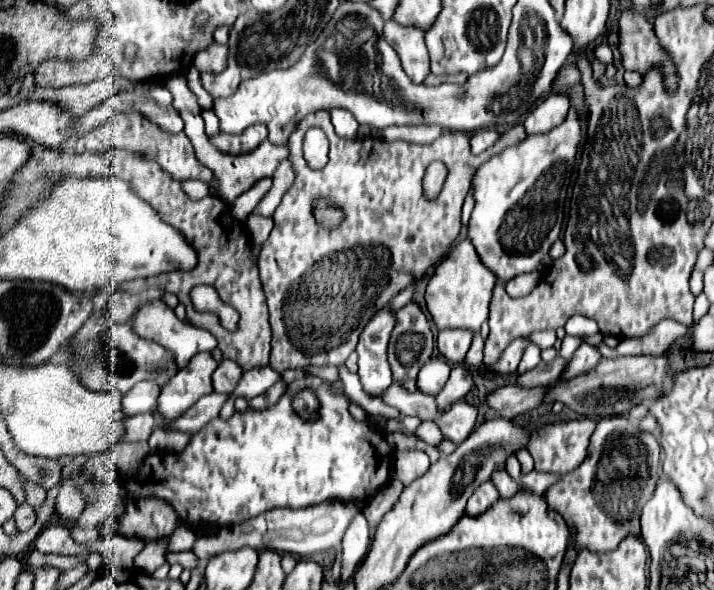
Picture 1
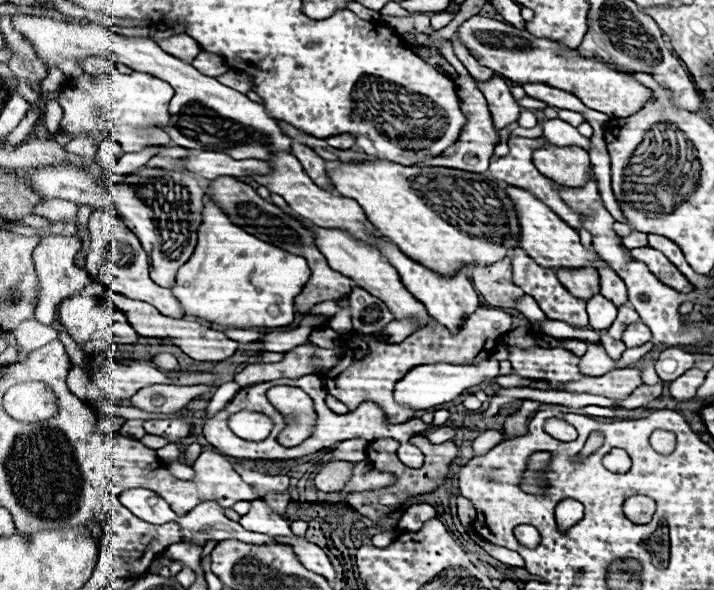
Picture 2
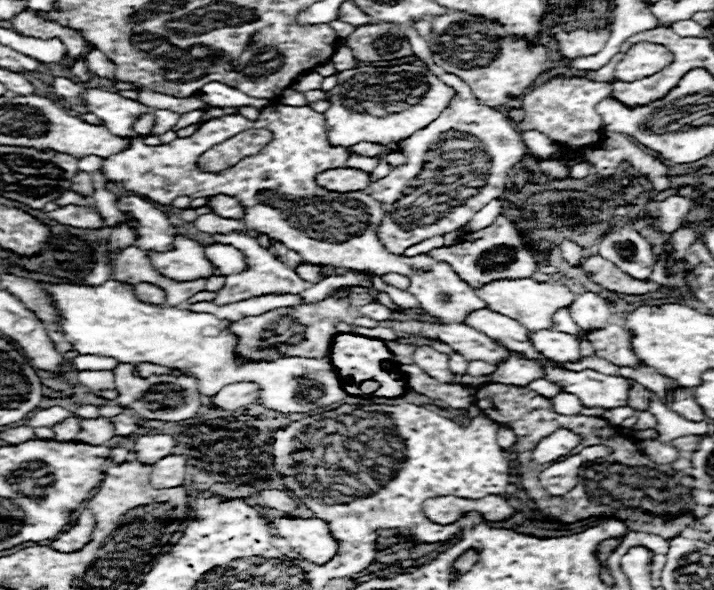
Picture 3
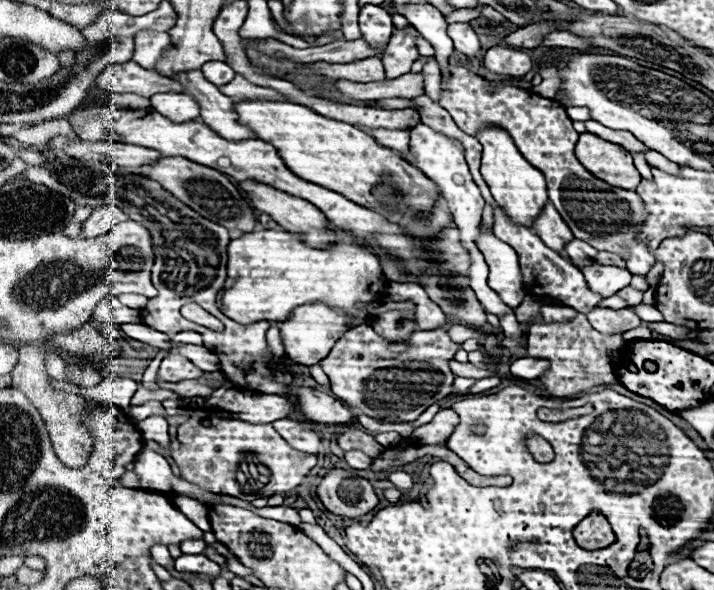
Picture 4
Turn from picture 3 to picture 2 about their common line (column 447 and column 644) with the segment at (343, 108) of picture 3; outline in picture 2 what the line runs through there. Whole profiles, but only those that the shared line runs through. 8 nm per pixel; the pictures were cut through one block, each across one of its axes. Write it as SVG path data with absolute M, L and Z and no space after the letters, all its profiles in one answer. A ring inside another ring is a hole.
M472 16L458 28L456 34L466 44L470 54L482 66L494 70L496 74L518 84L550 84L552 88L578 96L588 108L604 112L610 118L632 116L652 100L652 90L640 84L630 72L616 70L612 64L606 64L596 58L582 58L576 50L568 48L562 42L550 38L536 38L530 32L518 30L506 22Z

